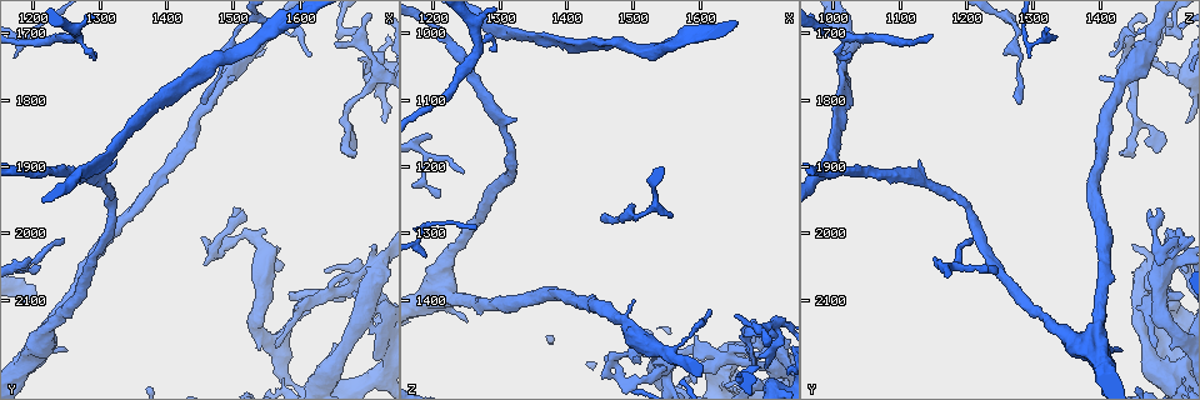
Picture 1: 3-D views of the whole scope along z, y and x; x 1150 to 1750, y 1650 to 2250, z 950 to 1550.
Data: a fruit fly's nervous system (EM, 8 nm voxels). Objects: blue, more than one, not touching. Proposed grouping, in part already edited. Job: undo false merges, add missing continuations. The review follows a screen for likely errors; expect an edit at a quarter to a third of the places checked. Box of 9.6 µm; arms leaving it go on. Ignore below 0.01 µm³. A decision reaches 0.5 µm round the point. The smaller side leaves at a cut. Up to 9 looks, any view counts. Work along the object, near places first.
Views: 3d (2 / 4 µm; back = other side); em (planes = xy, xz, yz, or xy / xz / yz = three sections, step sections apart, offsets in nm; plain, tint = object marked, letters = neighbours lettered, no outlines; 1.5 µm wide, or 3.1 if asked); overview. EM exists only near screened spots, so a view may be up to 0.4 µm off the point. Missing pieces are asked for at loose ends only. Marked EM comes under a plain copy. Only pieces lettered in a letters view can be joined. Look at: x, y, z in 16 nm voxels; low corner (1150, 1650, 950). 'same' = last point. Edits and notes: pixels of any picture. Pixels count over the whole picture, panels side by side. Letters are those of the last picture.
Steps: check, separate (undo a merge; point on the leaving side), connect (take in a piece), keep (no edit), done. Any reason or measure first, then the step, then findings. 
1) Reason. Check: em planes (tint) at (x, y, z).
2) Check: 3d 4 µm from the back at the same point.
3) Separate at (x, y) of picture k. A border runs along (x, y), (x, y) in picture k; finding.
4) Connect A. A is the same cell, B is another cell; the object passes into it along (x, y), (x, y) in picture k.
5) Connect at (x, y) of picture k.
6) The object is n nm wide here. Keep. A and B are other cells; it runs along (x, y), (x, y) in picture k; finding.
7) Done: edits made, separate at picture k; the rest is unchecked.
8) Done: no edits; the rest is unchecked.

Branch stops here. Check: 3d 4 µm at (1245, 2010, 1205).

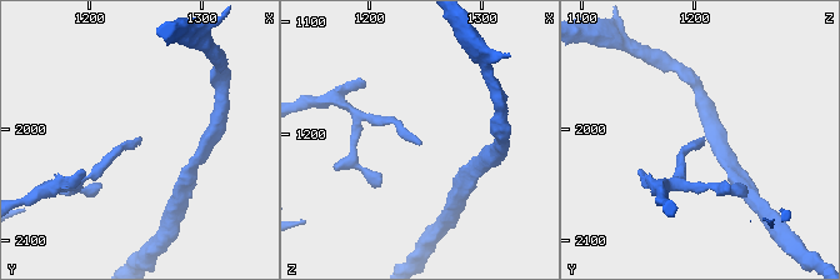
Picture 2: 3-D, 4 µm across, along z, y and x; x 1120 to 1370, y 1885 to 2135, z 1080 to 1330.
Need the tissue. Check: em xy step 8 (letters) at (1244, 2010, 1210).

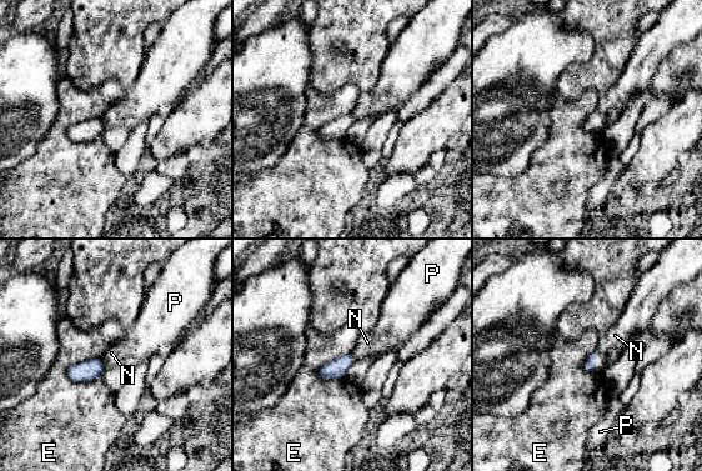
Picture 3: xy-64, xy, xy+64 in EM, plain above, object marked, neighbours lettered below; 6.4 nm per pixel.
Check: em planes (letters) at the same point.

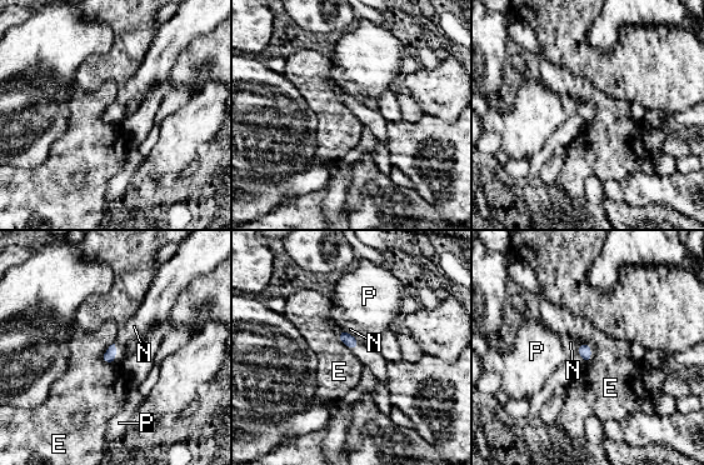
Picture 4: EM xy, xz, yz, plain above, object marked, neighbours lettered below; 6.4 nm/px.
The object is 80 nm wide here; the longest contact is with E, 140 nm. Keep. E, N and P are other cells; none of them fits.

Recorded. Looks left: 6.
An open end. Check: 3d 4 µm at (1450, 1805, 1285).

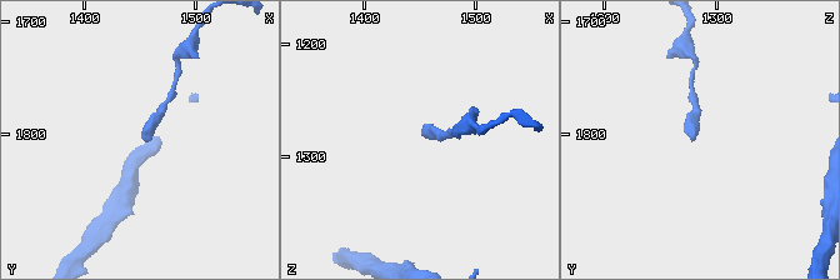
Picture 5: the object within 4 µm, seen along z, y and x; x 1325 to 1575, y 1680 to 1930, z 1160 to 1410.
Check: em xy step 4 (letters) at (1456, 1804, 1284).

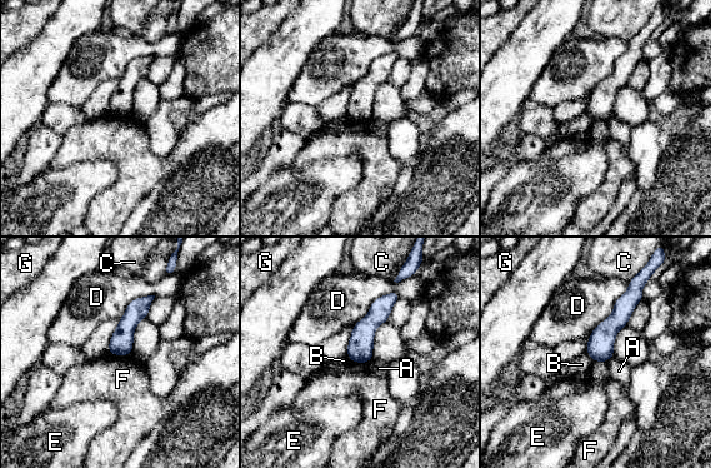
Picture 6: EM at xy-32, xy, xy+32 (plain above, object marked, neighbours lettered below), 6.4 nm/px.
Cut it another way. Check: em planes (letters) at the same point.

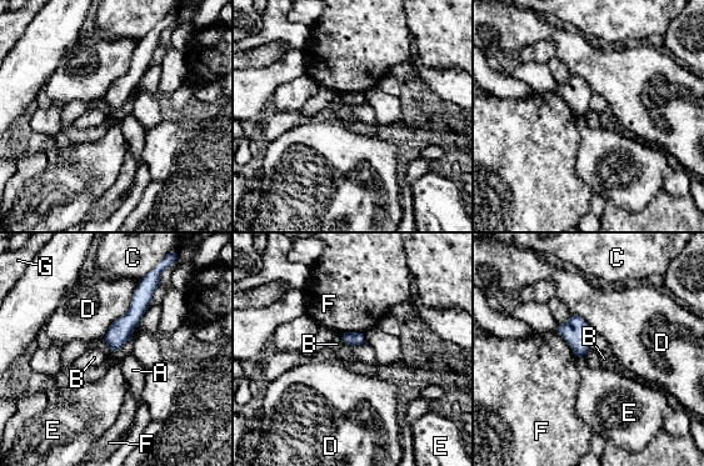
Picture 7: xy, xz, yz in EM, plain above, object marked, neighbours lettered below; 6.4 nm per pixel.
Keep. A, B, C, D, E, F and G are other cells; no lettered piece goes on from it.

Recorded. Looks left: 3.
Calibre changes. Check: em planes (letters) at (1495, 1760, 1435).

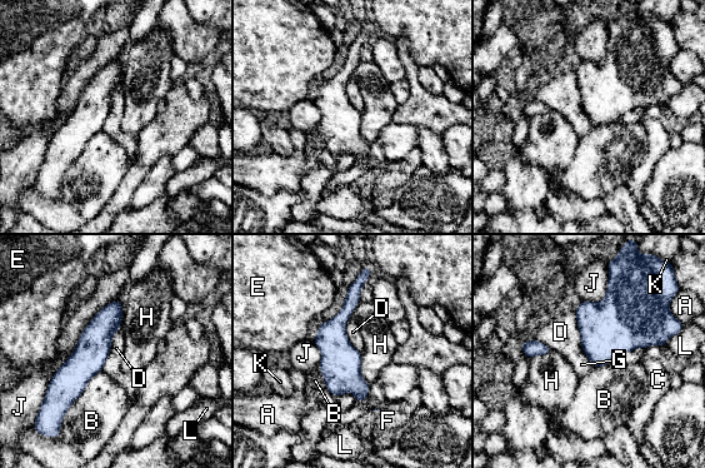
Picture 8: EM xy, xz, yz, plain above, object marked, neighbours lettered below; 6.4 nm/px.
The object is 150 nm wide here. Keep. A, B, C, D, E, F, G, H, J, K and L are other cells; it runs along (358, 283), (339, 359), (359, 398) in picture 8; continuous, no second cell.

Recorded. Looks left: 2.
Thin end. Check: 3d 4 µm at (1685, 1885, 1430).

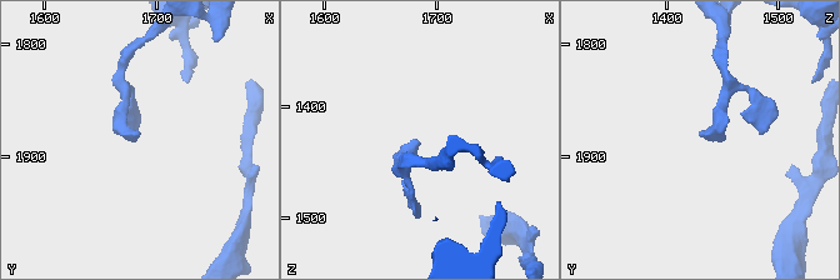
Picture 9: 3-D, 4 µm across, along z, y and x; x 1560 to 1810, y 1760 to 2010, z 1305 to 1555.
Check: em planes (letters) at (1686, 1882, 1432).

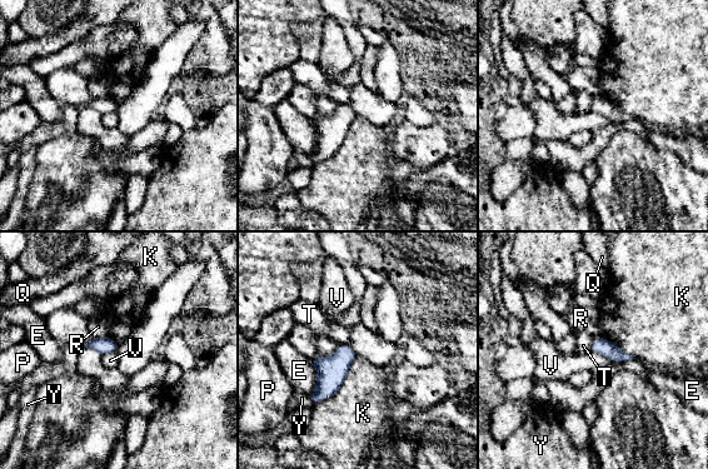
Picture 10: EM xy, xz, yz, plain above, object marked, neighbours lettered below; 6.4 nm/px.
The longest contact is with K, 420 nm. Keep. E, K, P, Q, R, T, V and Y are other cells; a border runs along (592, 350), (612, 360) in picture 10; no lettered piece goes on from it.

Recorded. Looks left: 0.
Done: no edits; the rest is unchecked.

